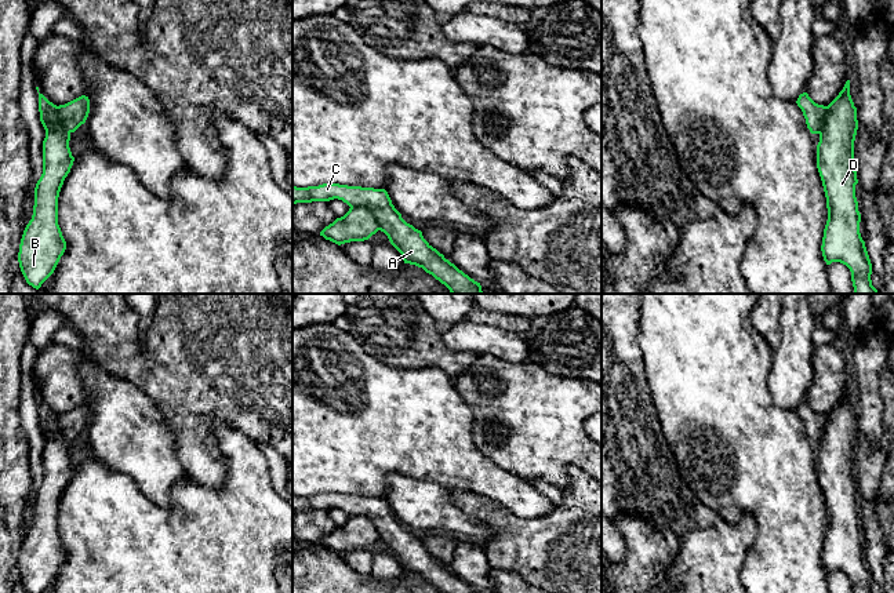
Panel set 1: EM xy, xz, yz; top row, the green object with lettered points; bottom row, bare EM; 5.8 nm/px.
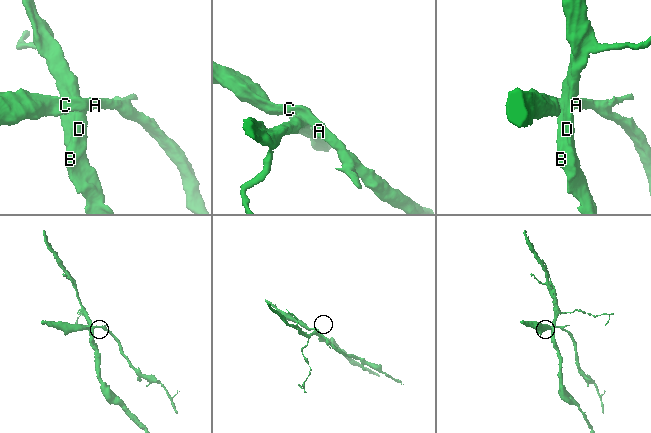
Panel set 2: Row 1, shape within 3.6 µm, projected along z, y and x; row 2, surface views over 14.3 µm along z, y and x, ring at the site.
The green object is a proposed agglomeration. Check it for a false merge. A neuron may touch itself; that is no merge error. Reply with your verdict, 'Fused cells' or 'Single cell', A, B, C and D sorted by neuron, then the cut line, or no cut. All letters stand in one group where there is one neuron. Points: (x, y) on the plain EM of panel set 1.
Fused cells. Groups: A C / B D. Split along xz (351, 515), (363, 515), (374, 526), (380, 538)

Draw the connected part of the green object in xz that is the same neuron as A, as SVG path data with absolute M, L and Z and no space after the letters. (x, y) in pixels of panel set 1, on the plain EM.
M323 492L297 496L292 494L292 513L342 509L349 516L364 516L377 528L390 553L401 563L404 572L422 576L441 593L480 593L444 567L422 545L422 541L407 532L395 517L385 498Z

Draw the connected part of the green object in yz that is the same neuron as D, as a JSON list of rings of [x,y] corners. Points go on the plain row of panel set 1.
[[[847,389],[839,404],[828,414],[825,436],[817,454],[817,477],[828,517],[821,560],[826,574],[840,571],[850,578],[853,593],[872,593],[872,572],[860,542],[861,523],[855,506],[857,439],[857,416]]]

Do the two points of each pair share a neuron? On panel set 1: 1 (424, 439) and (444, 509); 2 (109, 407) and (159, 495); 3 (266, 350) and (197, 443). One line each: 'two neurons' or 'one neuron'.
1: two neurons
2: one neuron
3: one neuron

